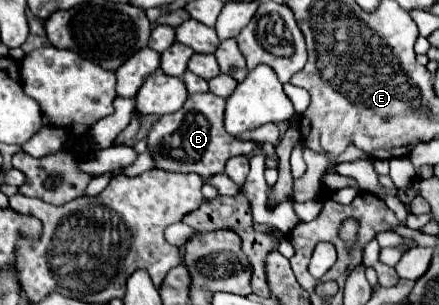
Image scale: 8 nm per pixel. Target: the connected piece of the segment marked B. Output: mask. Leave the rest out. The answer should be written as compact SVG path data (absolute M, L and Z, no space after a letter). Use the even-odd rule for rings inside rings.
M195 93L187 97L179 111L159 117L147 133L147 153L153 159L153 167L171 173L197 173L203 179L209 179L225 173L225 163L235 155L249 155L255 149L273 153L273 145L269 143L259 145L229 137L223 127L223 111L223 97L215 97L213 93Z

